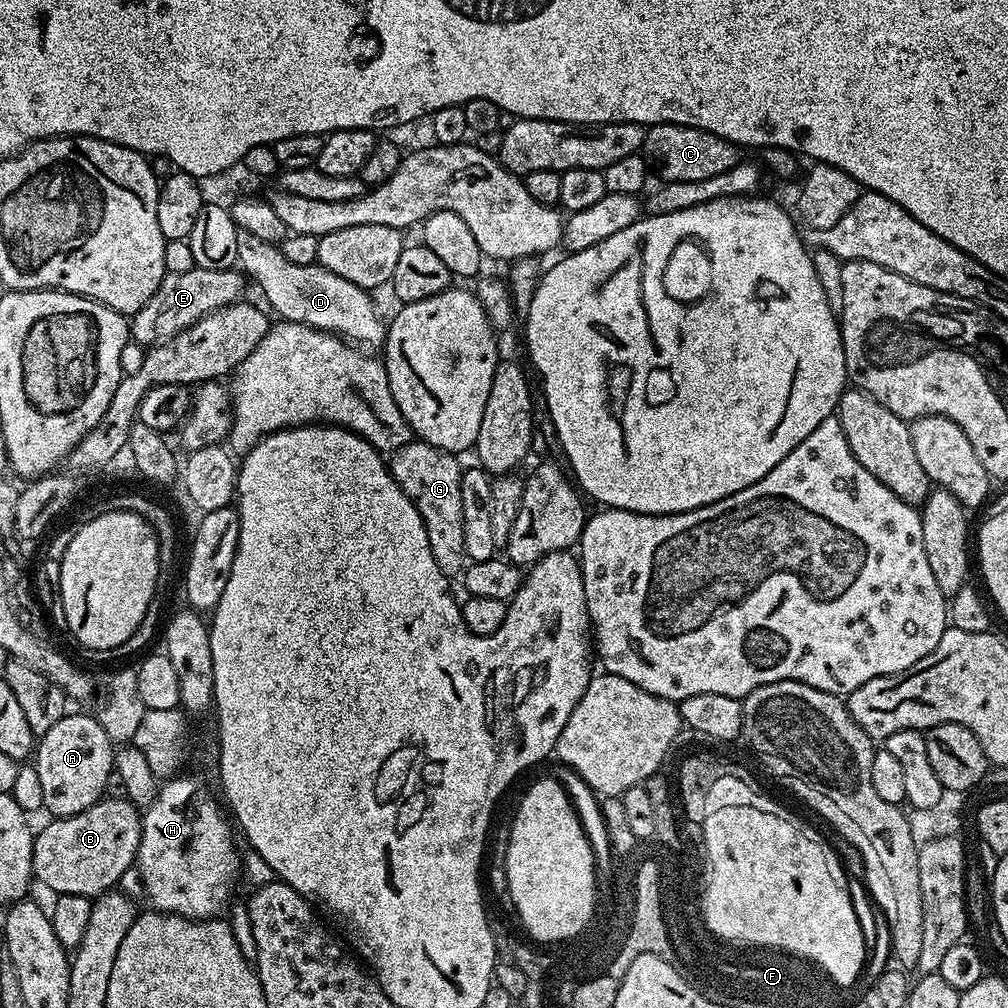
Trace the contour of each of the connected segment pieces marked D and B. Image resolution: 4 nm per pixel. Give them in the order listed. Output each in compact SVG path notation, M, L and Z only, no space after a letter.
M242 231L238 234L236 258L243 275L260 287L265 300L263 303L273 313L276 311L280 320L305 324L319 332L332 332L335 336L368 350L376 350L383 345L385 321L380 321L380 312L376 309L375 302L368 297L371 295L365 289L354 286L354 282L346 282L346 278L330 274L330 270L326 270L321 264L290 262L277 245L262 242L262 238L254 238L254 234Z
M102 798L94 806L73 816L49 819L44 829L35 833L32 842L32 875L61 896L87 896L95 898L113 891L116 884L136 862L138 846L142 838L142 812L131 800Z

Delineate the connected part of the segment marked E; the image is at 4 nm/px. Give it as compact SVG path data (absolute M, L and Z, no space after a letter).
M191 268L186 274L169 272L162 278L158 290L138 310L130 320L130 336L143 346L160 344L164 340L174 338L182 330L194 326L206 314L228 304L237 303L244 292L246 280L239 271L227 268L226 270L206 270L205 268Z

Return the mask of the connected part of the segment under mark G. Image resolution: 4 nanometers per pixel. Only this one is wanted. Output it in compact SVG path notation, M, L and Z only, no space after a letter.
M413 439L412 443L391 453L390 471L394 482L402 486L402 490L414 502L418 514L422 514L422 522L426 526L426 538L430 538L430 551L434 554L434 562L438 562L438 570L449 578L459 577L470 561L466 554L466 538L462 535L462 464L450 452L425 444L423 440Z

